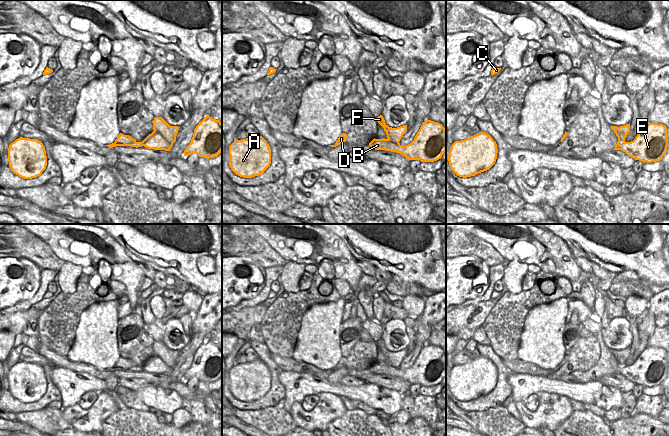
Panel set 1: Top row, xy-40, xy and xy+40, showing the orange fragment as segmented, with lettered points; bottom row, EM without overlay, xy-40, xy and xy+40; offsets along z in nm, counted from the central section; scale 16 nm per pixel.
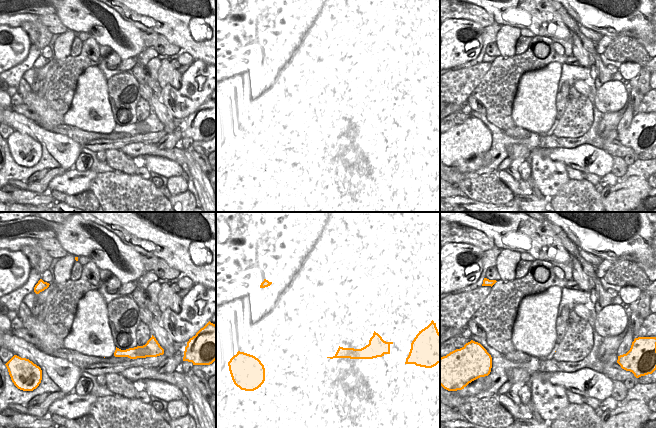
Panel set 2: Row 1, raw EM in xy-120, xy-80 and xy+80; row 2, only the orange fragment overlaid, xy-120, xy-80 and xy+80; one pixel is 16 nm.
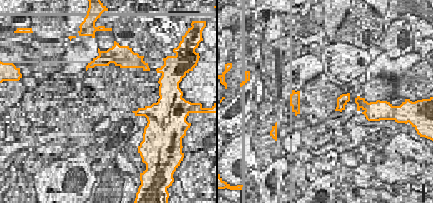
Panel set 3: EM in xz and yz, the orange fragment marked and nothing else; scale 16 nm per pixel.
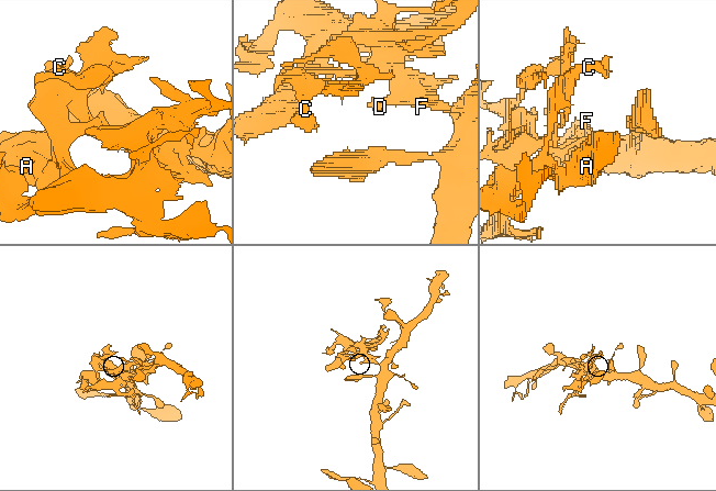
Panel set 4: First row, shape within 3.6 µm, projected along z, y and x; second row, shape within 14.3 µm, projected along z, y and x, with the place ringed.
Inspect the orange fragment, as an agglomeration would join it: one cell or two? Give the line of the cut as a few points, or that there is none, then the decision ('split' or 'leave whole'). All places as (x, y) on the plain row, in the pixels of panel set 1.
cut xy (399, 367), (394, 367), (389, 374); split

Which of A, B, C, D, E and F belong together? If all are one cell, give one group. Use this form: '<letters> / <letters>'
A B C D F / E

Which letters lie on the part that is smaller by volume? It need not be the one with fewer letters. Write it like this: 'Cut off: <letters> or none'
Cut off: A, B, C, D, F.

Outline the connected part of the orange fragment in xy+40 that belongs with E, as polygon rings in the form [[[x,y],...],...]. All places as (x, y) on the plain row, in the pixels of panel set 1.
[[[647,346],[631,366],[618,364],[615,374],[625,376],[629,381],[642,386],[660,385],[667,376],[667,351]]]

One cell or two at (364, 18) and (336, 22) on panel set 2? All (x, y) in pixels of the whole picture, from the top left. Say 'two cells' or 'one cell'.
two cells

